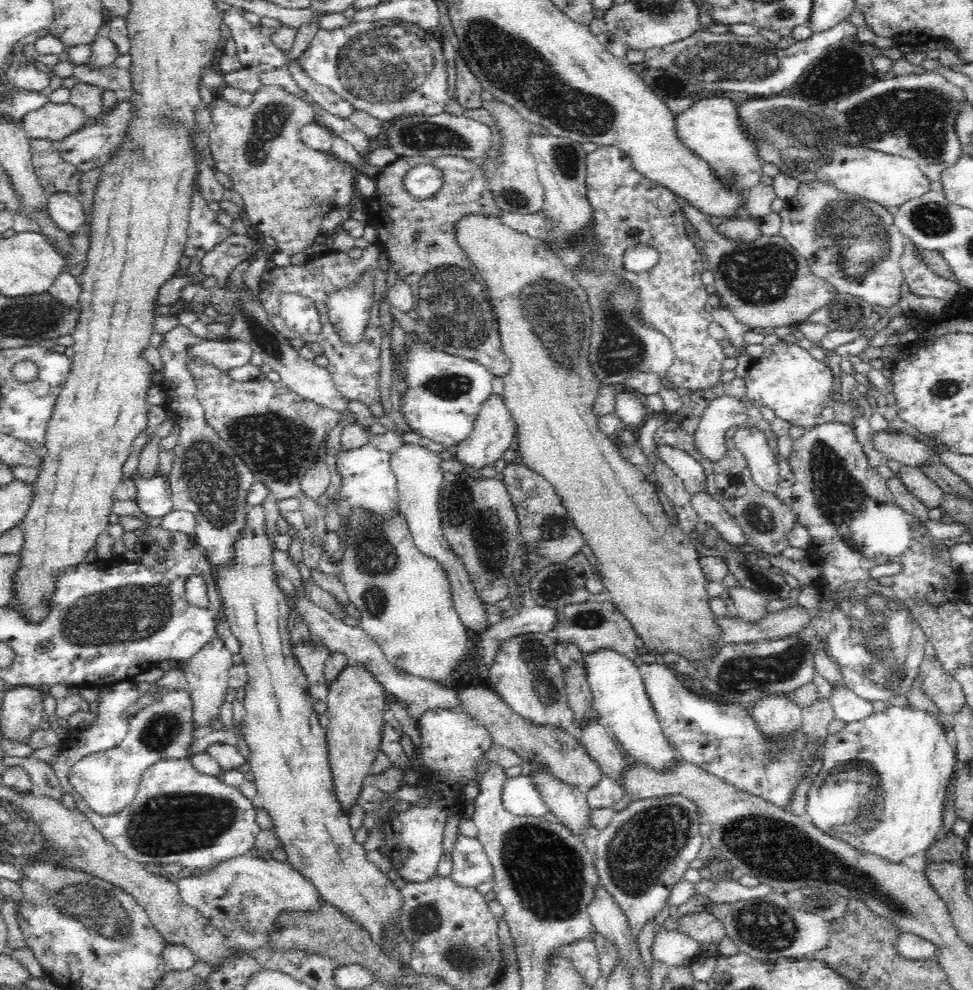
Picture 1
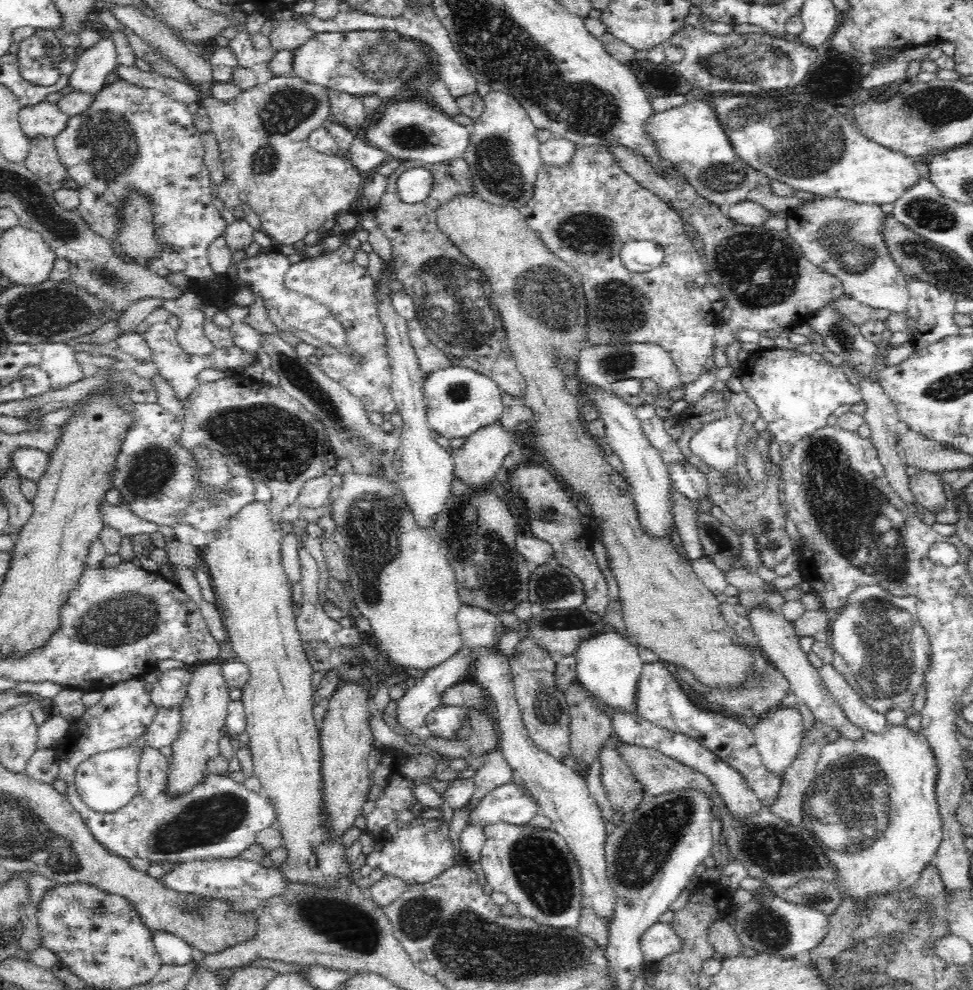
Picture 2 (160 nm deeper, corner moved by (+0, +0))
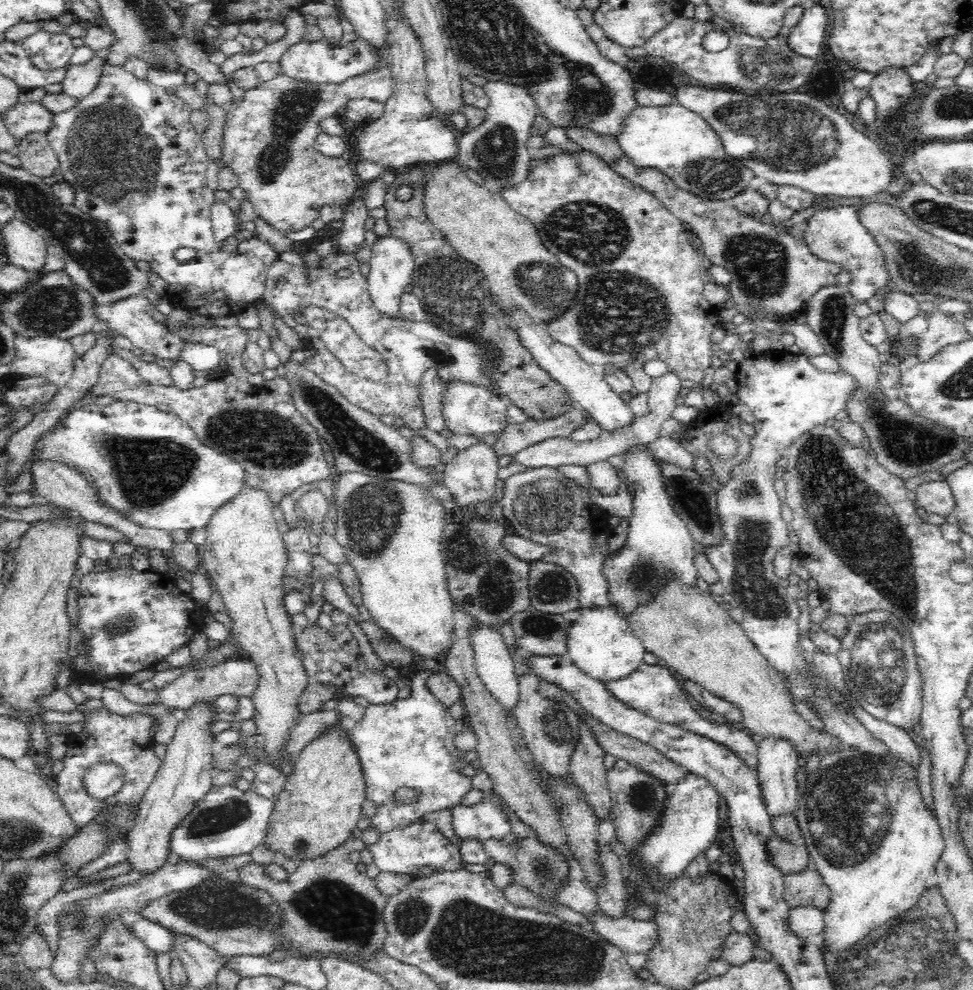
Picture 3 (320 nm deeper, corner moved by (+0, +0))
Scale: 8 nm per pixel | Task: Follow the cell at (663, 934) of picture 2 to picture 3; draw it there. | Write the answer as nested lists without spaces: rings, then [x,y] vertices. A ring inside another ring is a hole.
[[[600,910],[597,916],[588,920],[594,924],[594,932],[625,953],[631,951],[648,955],[660,942],[660,930],[656,922],[628,917],[610,919],[602,915]]]

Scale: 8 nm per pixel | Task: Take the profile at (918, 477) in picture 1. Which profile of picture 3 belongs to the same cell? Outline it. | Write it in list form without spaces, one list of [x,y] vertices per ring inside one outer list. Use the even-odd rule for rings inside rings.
[[[923,482],[916,488],[915,507],[922,507],[927,513],[948,517],[955,508],[954,493],[948,482]]]

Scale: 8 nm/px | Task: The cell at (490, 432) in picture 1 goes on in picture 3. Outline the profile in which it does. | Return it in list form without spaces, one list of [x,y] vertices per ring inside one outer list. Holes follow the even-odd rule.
[[[474,442],[470,448],[460,450],[454,458],[445,464],[442,470],[442,479],[446,488],[446,494],[452,496],[462,511],[469,510],[472,513],[473,506],[478,503],[491,501],[498,479],[497,445],[486,444],[486,442]]]

